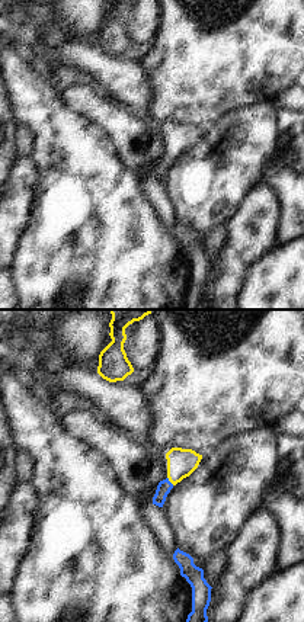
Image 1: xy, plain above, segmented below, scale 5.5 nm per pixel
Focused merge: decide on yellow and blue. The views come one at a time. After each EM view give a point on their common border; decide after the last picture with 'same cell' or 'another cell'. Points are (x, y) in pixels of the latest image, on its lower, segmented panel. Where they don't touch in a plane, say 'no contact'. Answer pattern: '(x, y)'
(170, 481)

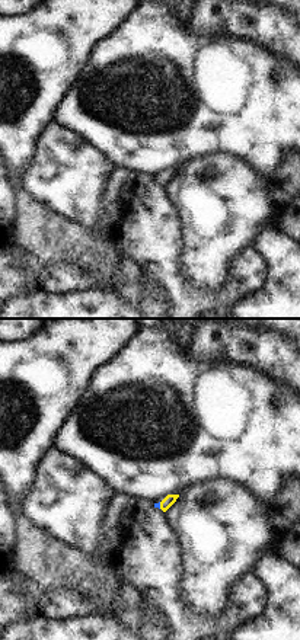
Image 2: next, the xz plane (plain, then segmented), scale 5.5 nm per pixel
(160, 505)

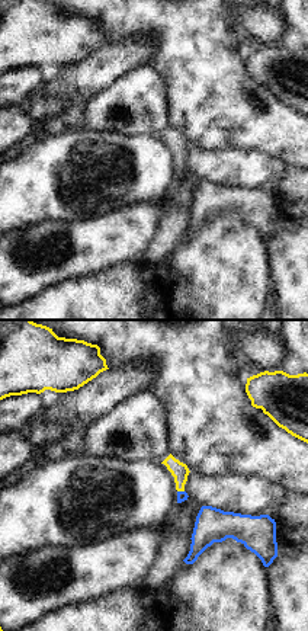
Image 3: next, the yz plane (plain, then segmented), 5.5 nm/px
(180, 490)

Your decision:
same cell

